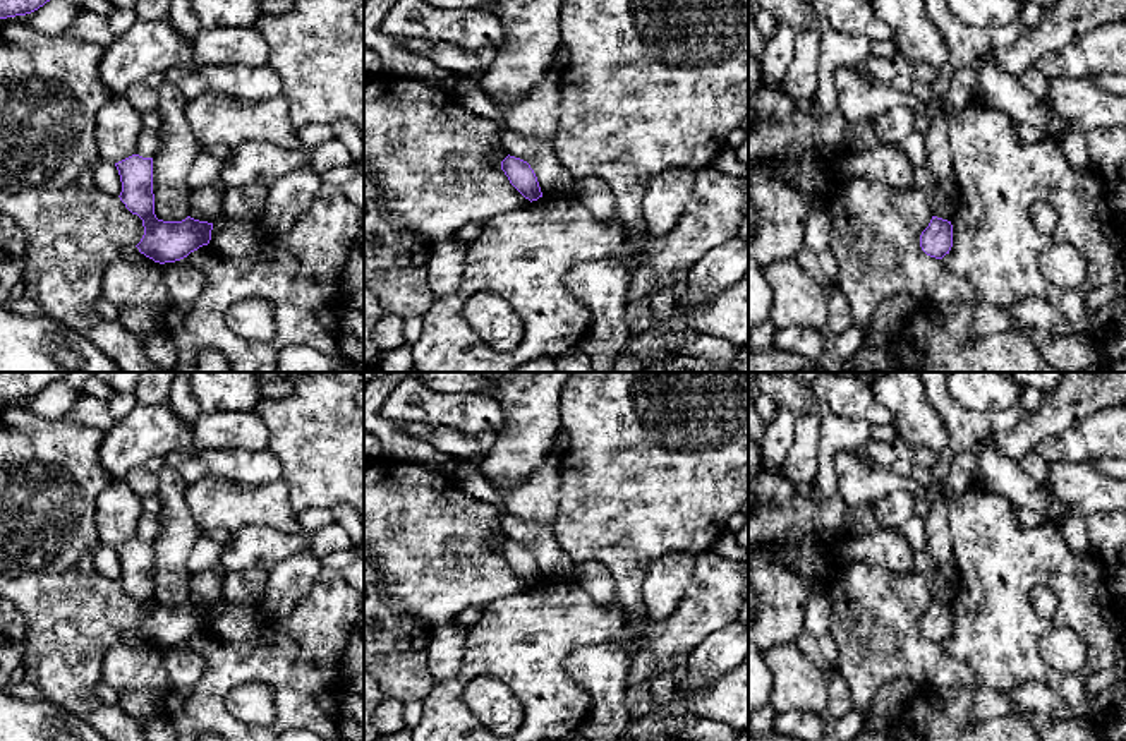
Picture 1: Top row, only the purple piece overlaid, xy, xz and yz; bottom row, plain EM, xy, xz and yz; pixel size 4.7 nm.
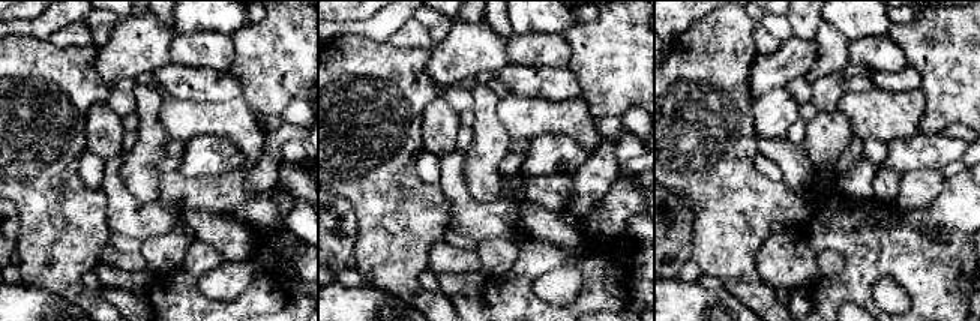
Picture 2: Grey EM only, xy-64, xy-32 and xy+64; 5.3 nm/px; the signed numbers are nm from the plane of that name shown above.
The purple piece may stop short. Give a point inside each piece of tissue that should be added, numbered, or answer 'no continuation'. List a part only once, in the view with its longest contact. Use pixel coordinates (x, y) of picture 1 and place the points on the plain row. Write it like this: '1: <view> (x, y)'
no continuation

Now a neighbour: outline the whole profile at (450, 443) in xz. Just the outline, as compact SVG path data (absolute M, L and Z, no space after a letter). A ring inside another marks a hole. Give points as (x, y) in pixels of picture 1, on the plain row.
M434 427L427 441L441 458L451 461L481 461L484 456L475 436L462 434L453 427Z

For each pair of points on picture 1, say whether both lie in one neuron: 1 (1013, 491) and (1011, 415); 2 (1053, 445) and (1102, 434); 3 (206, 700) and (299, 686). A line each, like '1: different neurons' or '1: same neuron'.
1: different neurons
2: same neuron
3: same neuron

